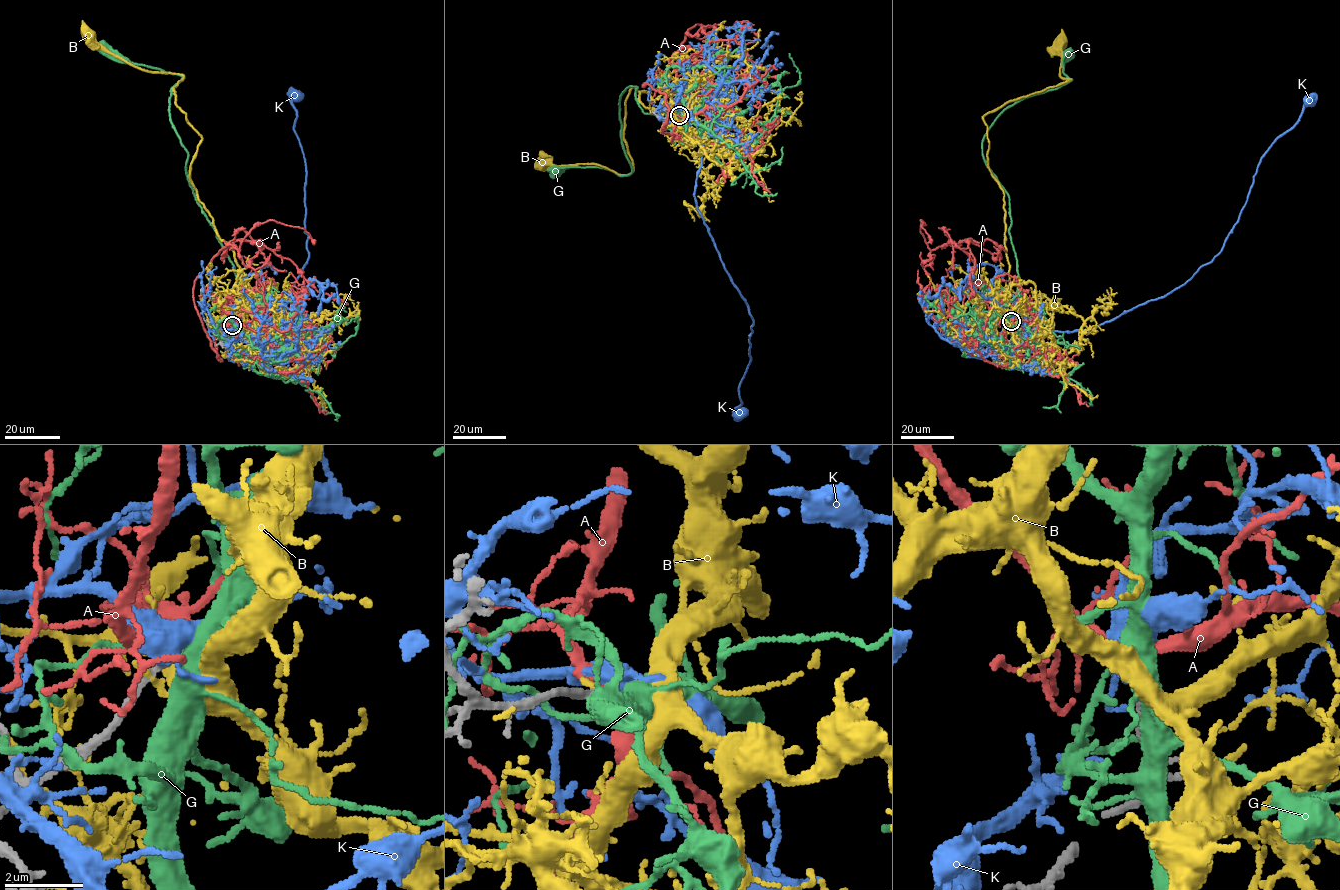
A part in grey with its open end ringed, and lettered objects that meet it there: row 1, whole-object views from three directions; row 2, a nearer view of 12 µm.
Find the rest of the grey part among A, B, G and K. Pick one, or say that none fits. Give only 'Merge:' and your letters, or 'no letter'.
Merge: no letter

